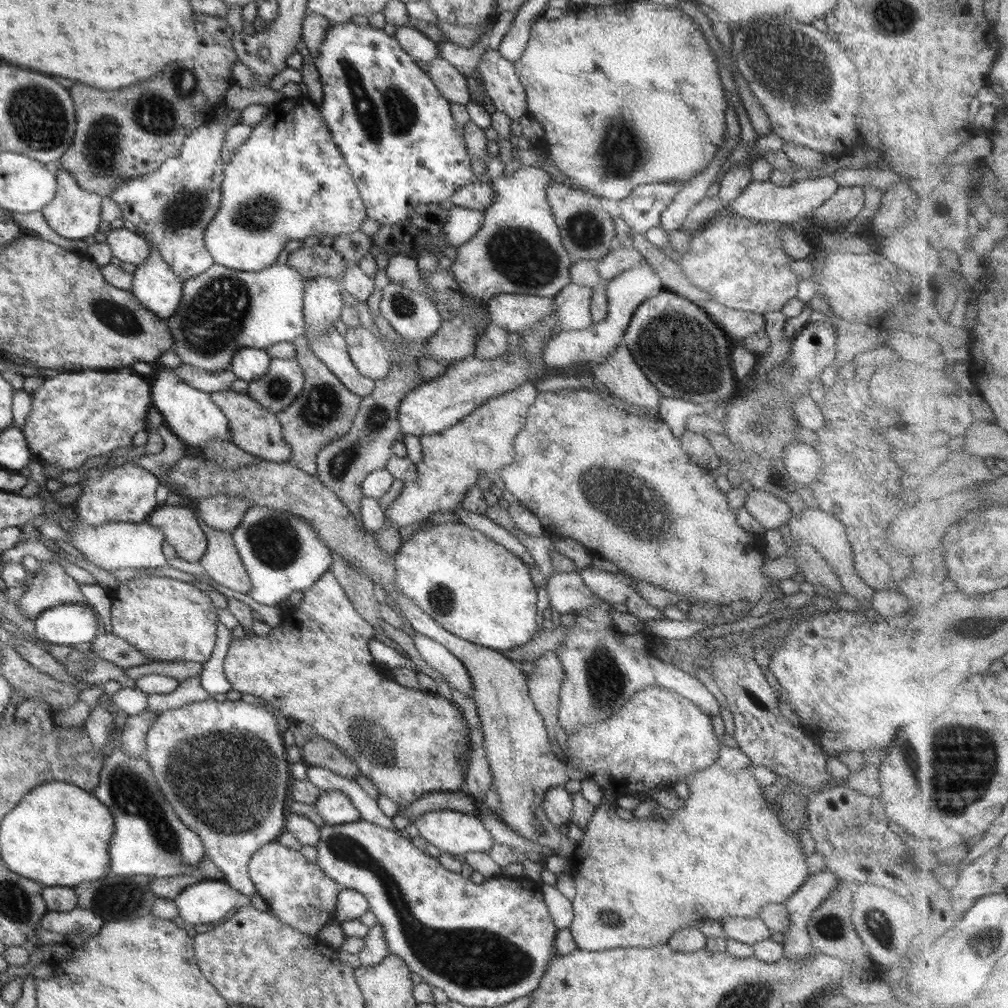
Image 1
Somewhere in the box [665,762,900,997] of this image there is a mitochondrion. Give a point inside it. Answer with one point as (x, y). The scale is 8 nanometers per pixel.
(880, 920)

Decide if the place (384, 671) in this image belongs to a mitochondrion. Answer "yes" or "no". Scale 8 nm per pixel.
no

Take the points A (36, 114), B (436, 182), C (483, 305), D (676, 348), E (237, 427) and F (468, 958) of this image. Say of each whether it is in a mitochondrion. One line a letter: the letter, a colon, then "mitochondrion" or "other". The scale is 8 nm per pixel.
A: mitochondrion
B: other
C: other
D: mitochondrion
E: other
F: mitochondrion

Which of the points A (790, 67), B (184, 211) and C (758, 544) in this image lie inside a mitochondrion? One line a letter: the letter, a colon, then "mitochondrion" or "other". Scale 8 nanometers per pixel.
A: mitochondrion
B: mitochondrion
C: other

